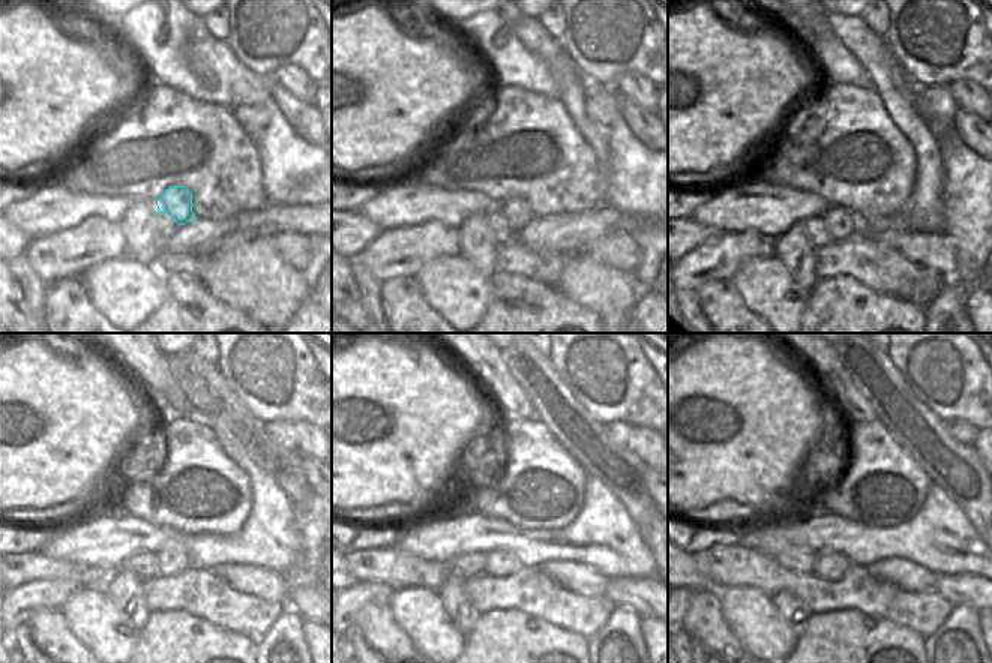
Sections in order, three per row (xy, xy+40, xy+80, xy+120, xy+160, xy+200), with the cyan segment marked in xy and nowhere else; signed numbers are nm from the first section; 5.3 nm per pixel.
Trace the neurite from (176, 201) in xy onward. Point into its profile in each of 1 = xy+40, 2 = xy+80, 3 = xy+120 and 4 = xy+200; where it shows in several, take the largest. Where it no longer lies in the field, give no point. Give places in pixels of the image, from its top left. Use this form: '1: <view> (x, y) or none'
1: xy+40 (517, 210)
2: xy+80 (841, 222)
3: xy+120 (170, 561)
4: xy+200 (829, 564)

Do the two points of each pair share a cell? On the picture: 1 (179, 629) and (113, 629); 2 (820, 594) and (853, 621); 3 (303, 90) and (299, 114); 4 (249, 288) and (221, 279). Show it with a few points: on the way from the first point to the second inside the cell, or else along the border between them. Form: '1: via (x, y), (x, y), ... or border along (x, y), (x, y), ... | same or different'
1: border along (138, 630), (132, 647) | different
2: border along (814, 611), (859, 609), (872, 615) | different
3: border along (275, 80), (296, 98), (314, 105) | different
4: via (242, 281), (228, 279) | same

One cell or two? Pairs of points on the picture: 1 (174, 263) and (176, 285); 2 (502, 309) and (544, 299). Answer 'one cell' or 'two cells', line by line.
1: two cells
2: one cell

